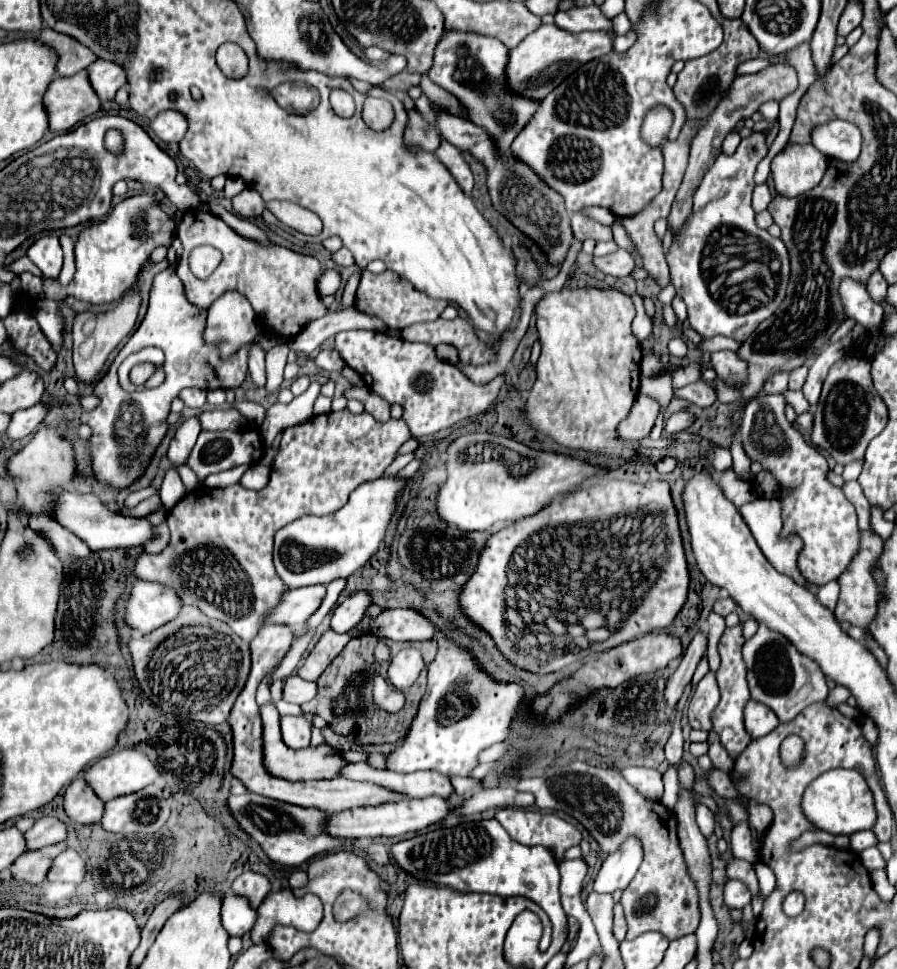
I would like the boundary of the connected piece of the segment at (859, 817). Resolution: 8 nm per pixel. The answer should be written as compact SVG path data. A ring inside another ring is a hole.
M831 769L817 777L803 793L801 799L801 809L811 821L821 831L827 831L831 835L853 835L863 829L871 829L875 825L875 805L873 805L873 793L867 787L865 779L861 777L859 771L853 769Z

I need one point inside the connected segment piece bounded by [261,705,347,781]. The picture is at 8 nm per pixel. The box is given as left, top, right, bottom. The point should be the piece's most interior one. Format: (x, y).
(322, 762)

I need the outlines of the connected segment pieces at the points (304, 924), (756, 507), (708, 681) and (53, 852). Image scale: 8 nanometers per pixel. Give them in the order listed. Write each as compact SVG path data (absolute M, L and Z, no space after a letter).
M289 889L267 893L263 905L257 909L257 921L251 929L251 941L267 943L271 929L279 925L291 925L299 931L313 931L323 919L323 903L317 895L309 893L295 897Z
M755 499L755 501L751 501L751 503L747 503L747 505L741 507L741 515L743 515L743 519L747 521L747 525L749 525L749 529L751 529L753 537L755 537L757 545L761 547L763 555L767 557L767 561L769 561L775 569L779 569L781 573L785 573L787 577L791 577L795 583L807 587L813 595L817 595L819 587L807 583L807 579L801 577L799 567L797 567L797 557L799 557L799 553L801 553L801 549L803 549L803 547L801 547L803 541L799 541L799 537L795 537L793 533L791 533L789 537L785 537L785 539L781 537L781 531L783 531L783 517L781 517L779 499Z
M709 671L695 687L691 703L689 703L689 723L693 729L711 731L711 713L719 705L719 687L715 681L715 673Z
M57 843L51 847L39 849L39 851L23 853L11 865L11 877L17 881L23 881L23 883L31 883L31 885L41 883L51 867L51 861L65 849L67 849L65 843Z

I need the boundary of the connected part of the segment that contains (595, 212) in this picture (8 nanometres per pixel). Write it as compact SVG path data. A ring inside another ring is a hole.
M589 207L585 213L591 215L595 221L599 221L599 223L603 223L603 225L611 225L613 219L615 219L615 215L613 215L611 211L607 211L607 209L599 209L599 207Z

